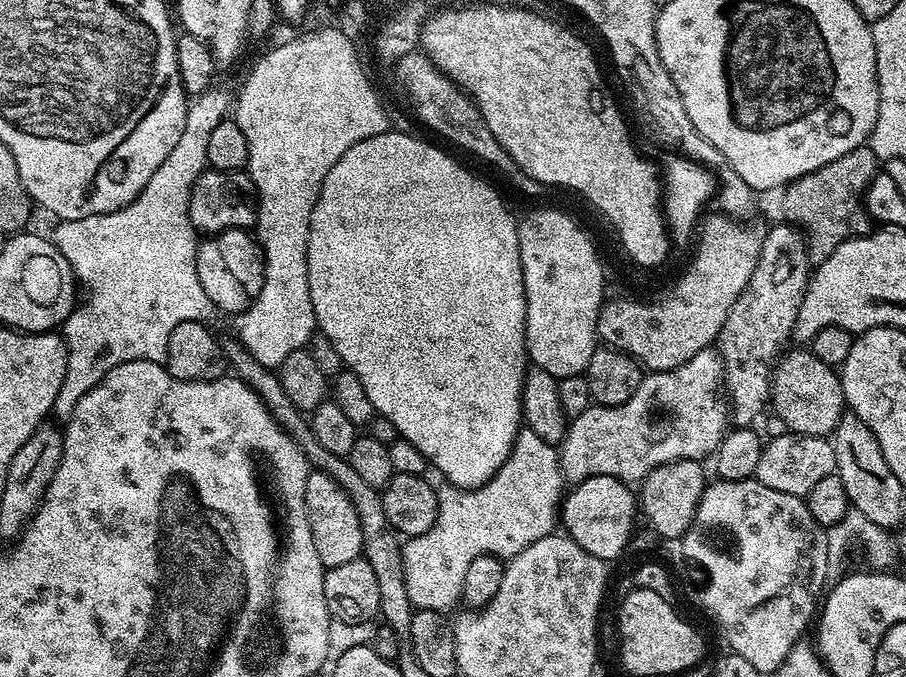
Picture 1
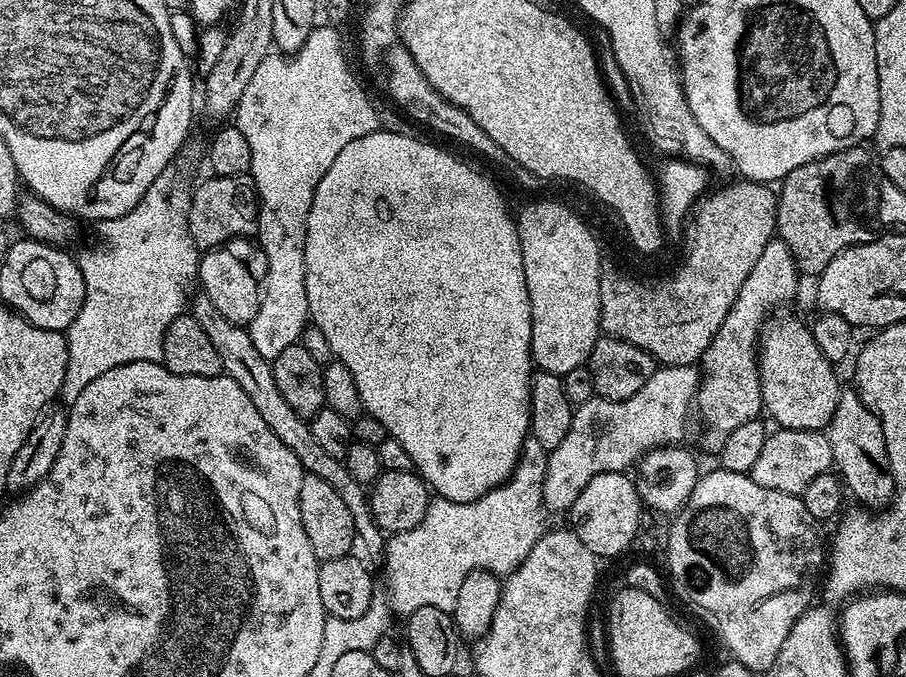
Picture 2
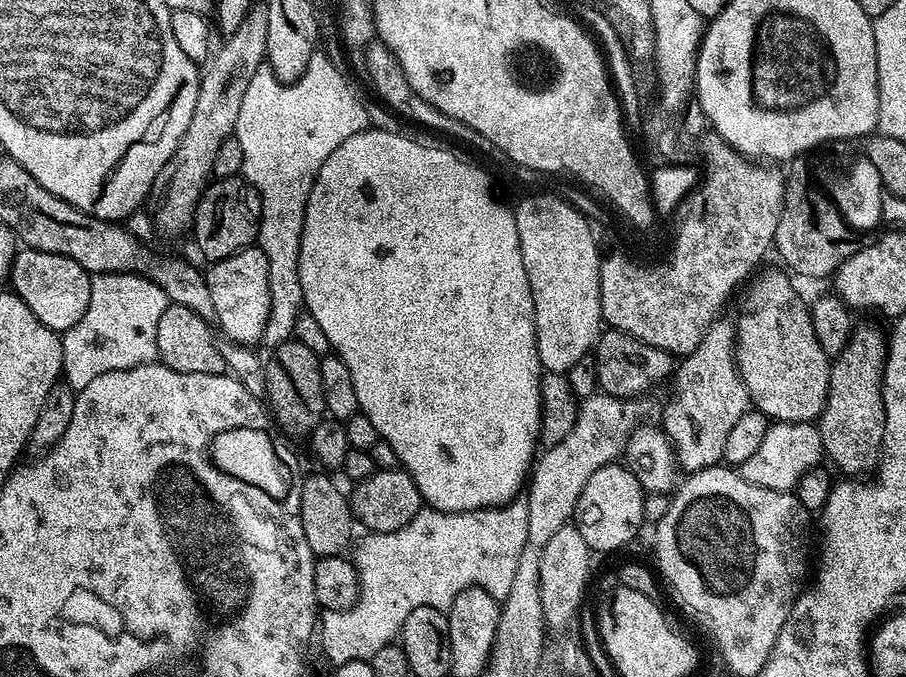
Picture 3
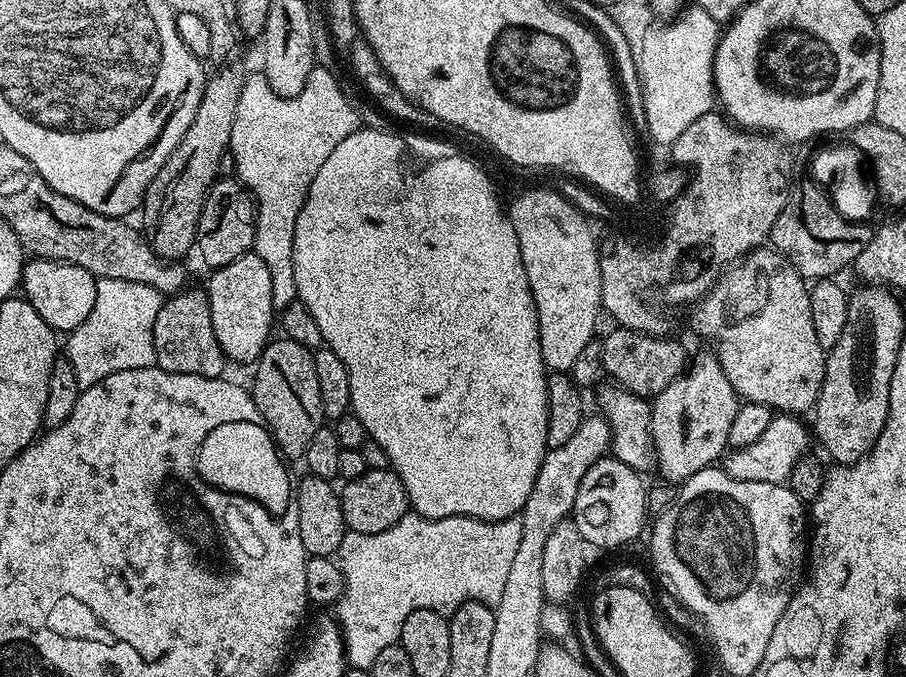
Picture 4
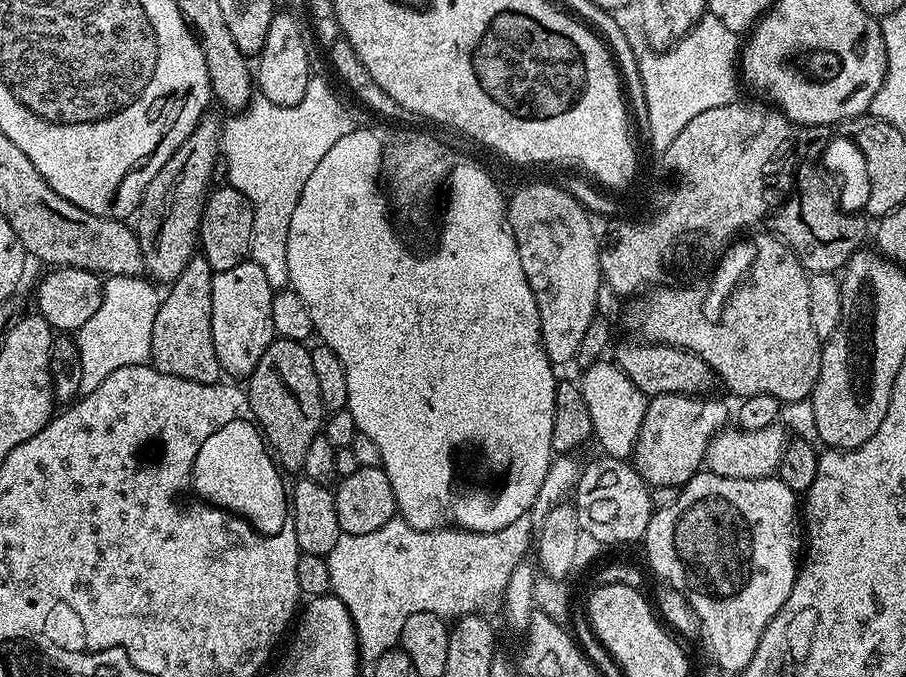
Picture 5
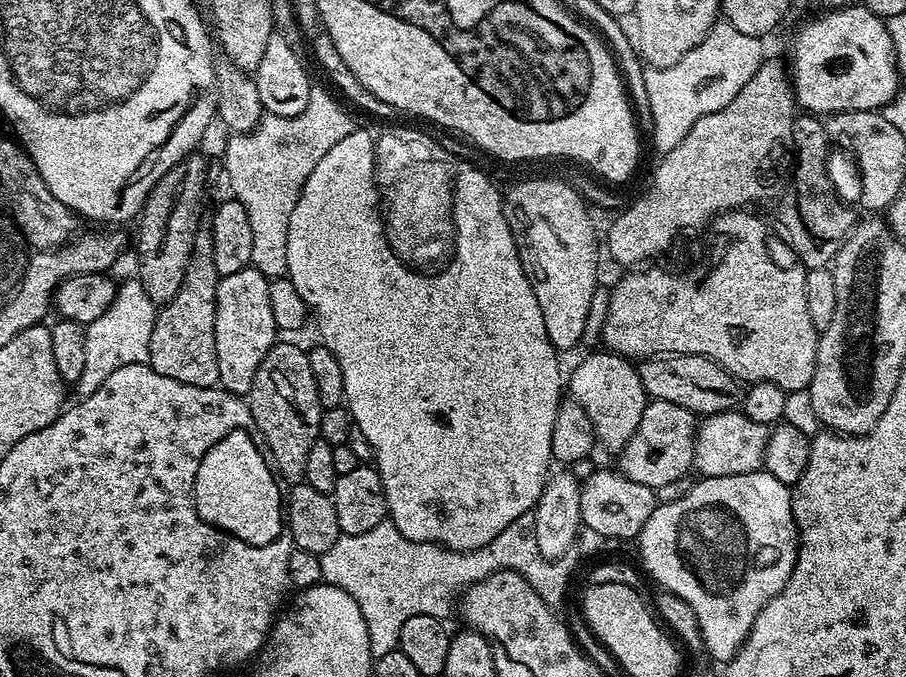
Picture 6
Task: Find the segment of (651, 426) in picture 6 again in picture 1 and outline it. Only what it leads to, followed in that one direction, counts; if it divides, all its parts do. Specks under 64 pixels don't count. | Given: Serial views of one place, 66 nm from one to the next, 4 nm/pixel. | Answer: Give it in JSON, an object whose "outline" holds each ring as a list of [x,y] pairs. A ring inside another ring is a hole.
{"outline":[[[780,222],[772,229],[769,227],[758,254],[758,266],[754,266],[754,274],[750,274],[746,290],[738,294],[738,302],[734,302],[730,314],[726,314],[718,341],[726,388],[730,393],[730,420],[733,425],[748,426],[756,422],[752,420],[758,419],[760,411],[769,403],[774,365],[778,353],[785,347],[783,344],[789,343],[809,279],[808,242],[804,233],[787,222]]]}

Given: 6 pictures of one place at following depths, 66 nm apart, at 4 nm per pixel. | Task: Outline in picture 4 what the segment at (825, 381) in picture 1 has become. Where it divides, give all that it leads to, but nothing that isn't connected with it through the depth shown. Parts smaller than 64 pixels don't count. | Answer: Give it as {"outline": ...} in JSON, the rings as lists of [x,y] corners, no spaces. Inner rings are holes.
{"outline":[[[761,246],[755,248],[751,254],[739,261],[738,267],[735,269],[736,280],[727,280],[721,278],[717,280],[715,288],[699,301],[691,309],[692,312],[692,328],[704,340],[712,340],[711,347],[716,353],[718,362],[722,366],[722,370],[726,374],[726,378],[730,378],[730,386],[734,386],[737,397],[744,402],[762,402],[780,414],[805,414],[811,413],[816,406],[816,399],[822,390],[822,382],[824,381],[824,361],[826,359],[826,349],[818,346],[818,334],[814,334],[814,321],[810,319],[810,298],[808,297],[809,285],[806,283],[800,271],[785,258],[782,253],[777,252],[771,246]]]}

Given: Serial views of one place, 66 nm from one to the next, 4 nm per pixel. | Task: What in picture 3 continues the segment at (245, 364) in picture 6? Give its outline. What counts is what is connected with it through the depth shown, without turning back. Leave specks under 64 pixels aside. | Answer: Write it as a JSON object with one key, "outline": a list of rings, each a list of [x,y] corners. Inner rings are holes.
{"outline":[[[249,246],[230,254],[230,258],[215,261],[209,268],[212,269],[207,269],[206,275],[210,299],[214,301],[215,323],[221,328],[219,331],[224,331],[223,335],[236,344],[259,345],[264,338],[272,305],[266,254],[257,246]]]}

